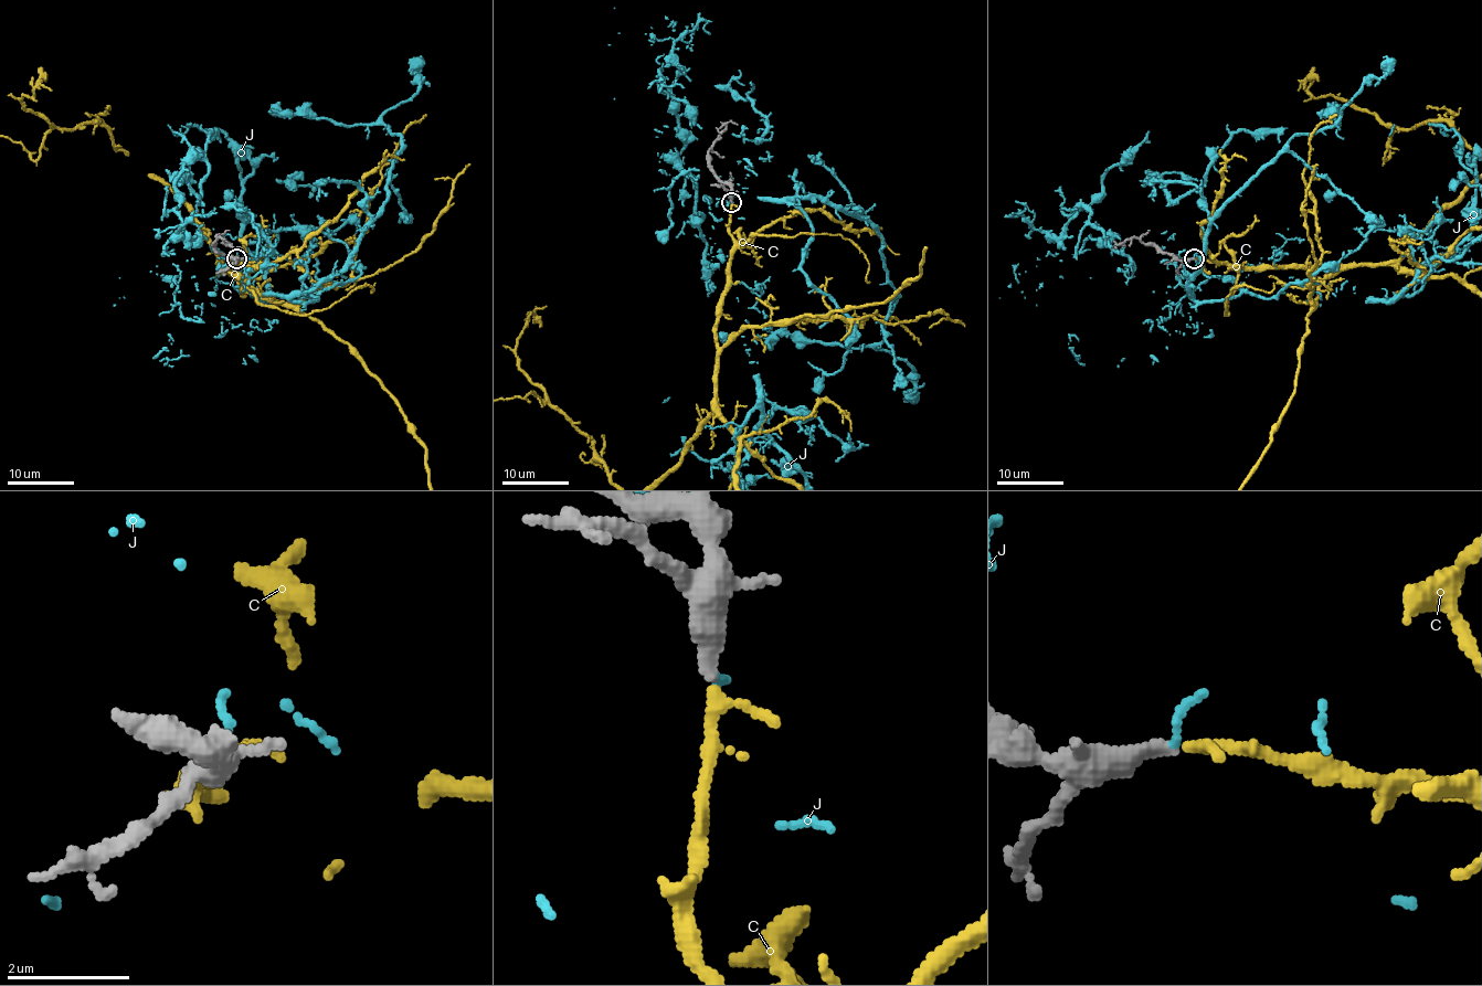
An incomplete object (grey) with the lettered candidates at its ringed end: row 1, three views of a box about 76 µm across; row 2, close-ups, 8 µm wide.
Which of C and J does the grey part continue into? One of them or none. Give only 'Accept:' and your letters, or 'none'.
Accept: C

